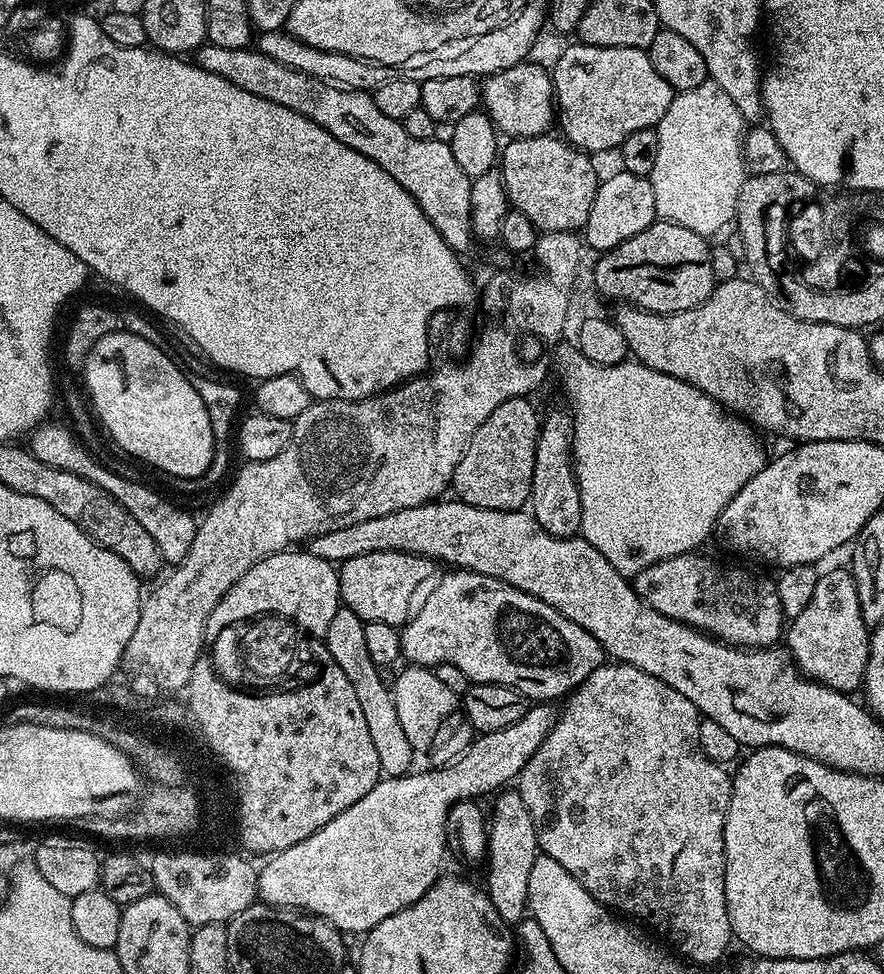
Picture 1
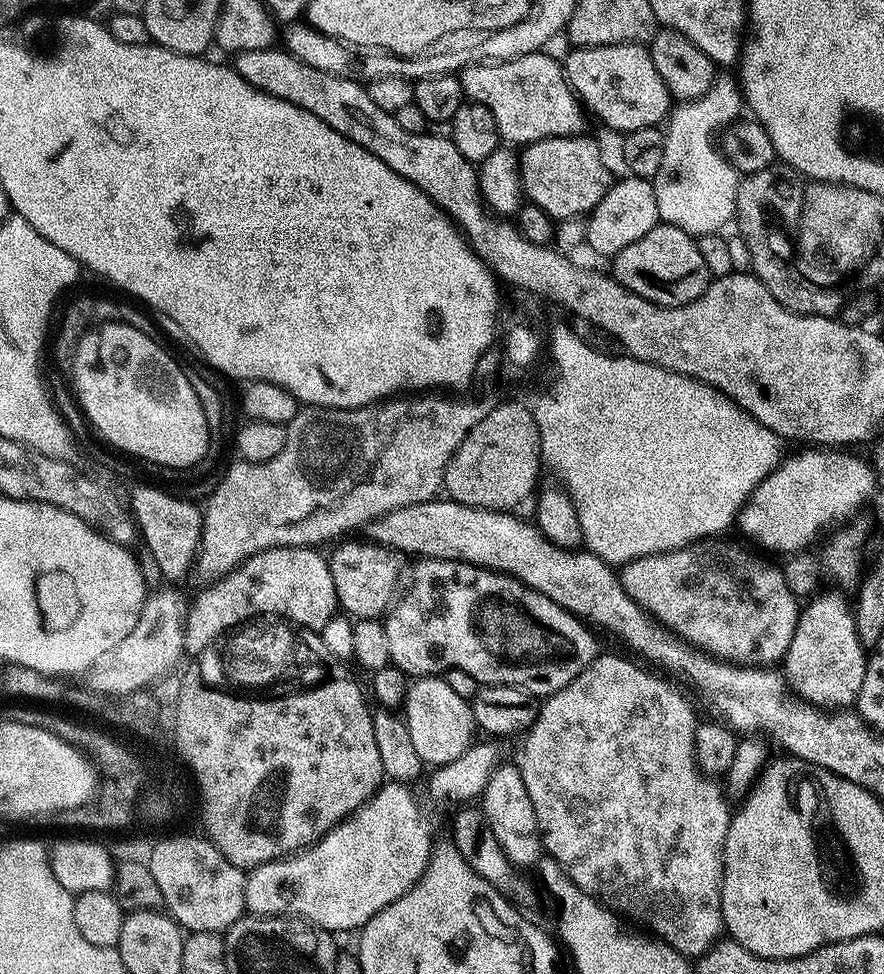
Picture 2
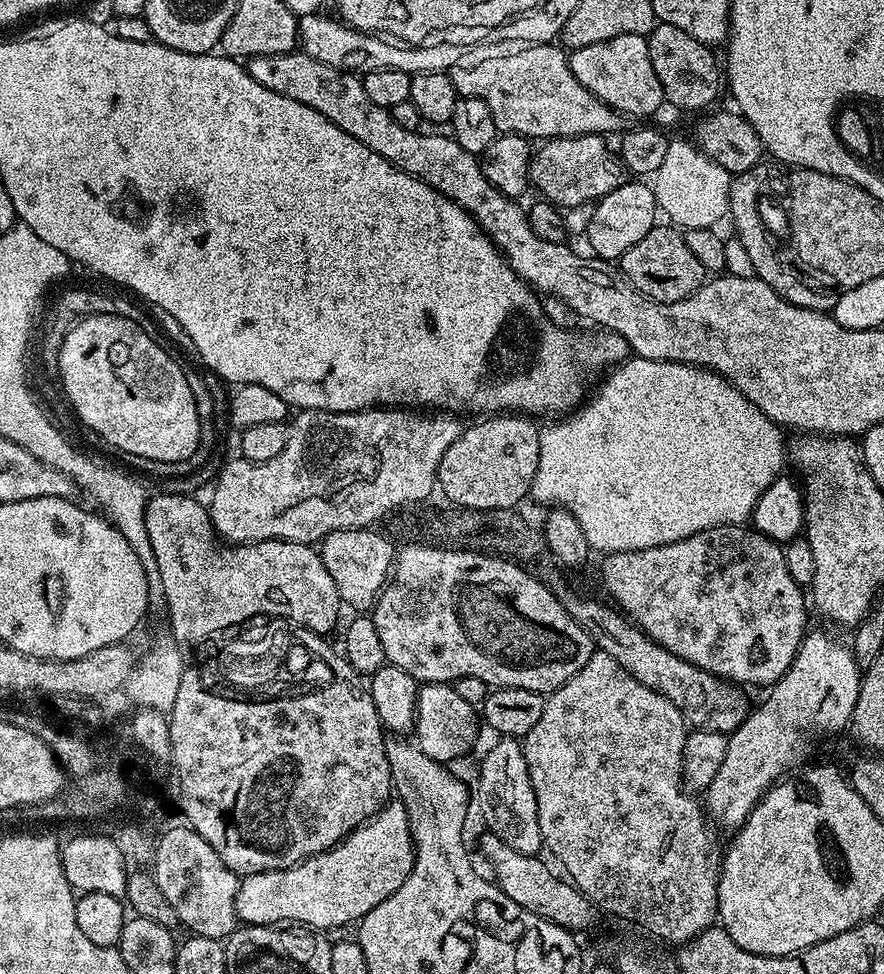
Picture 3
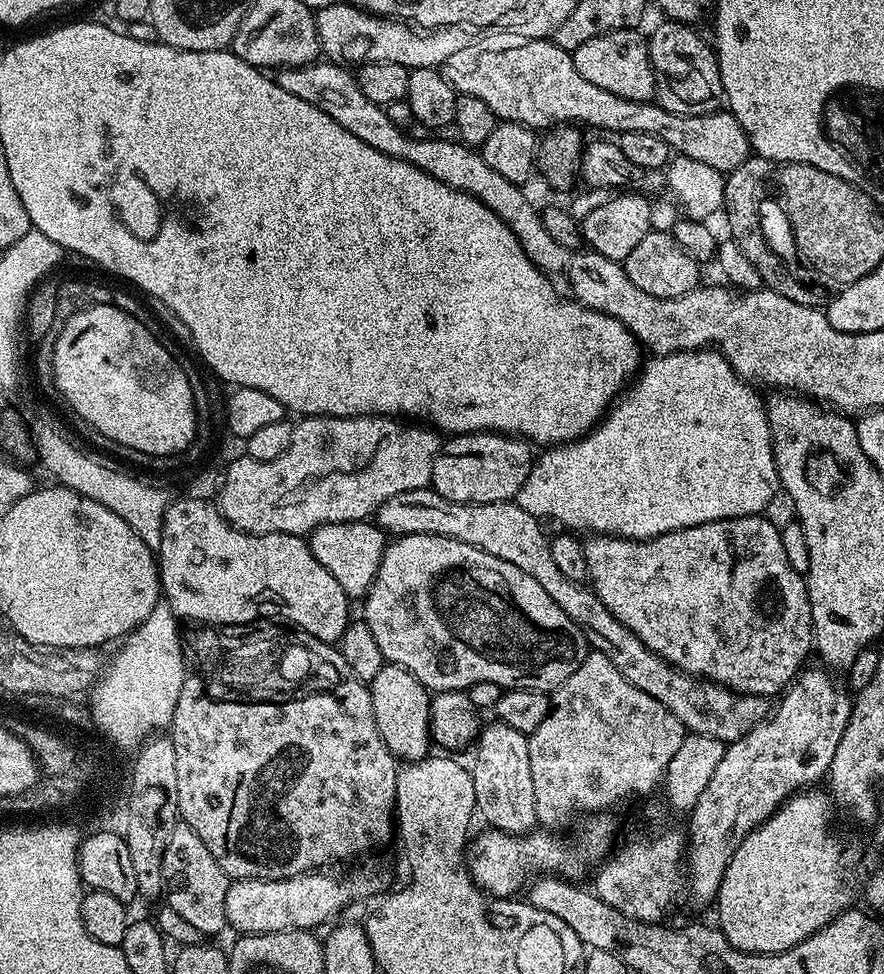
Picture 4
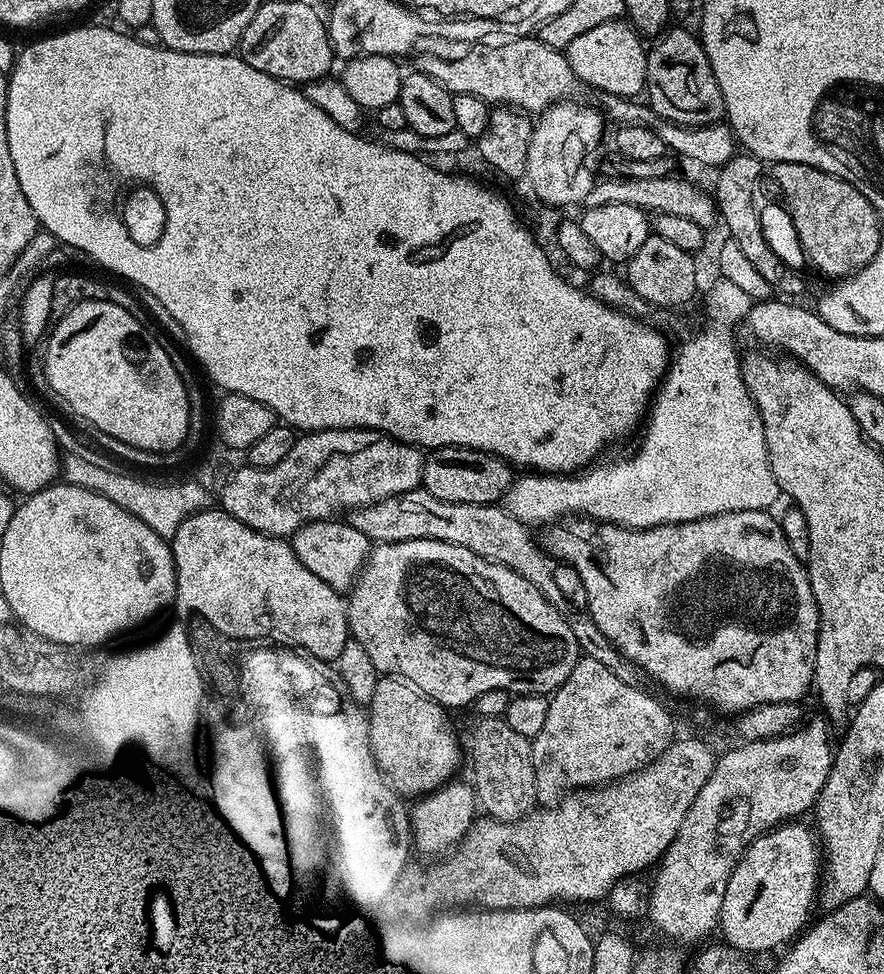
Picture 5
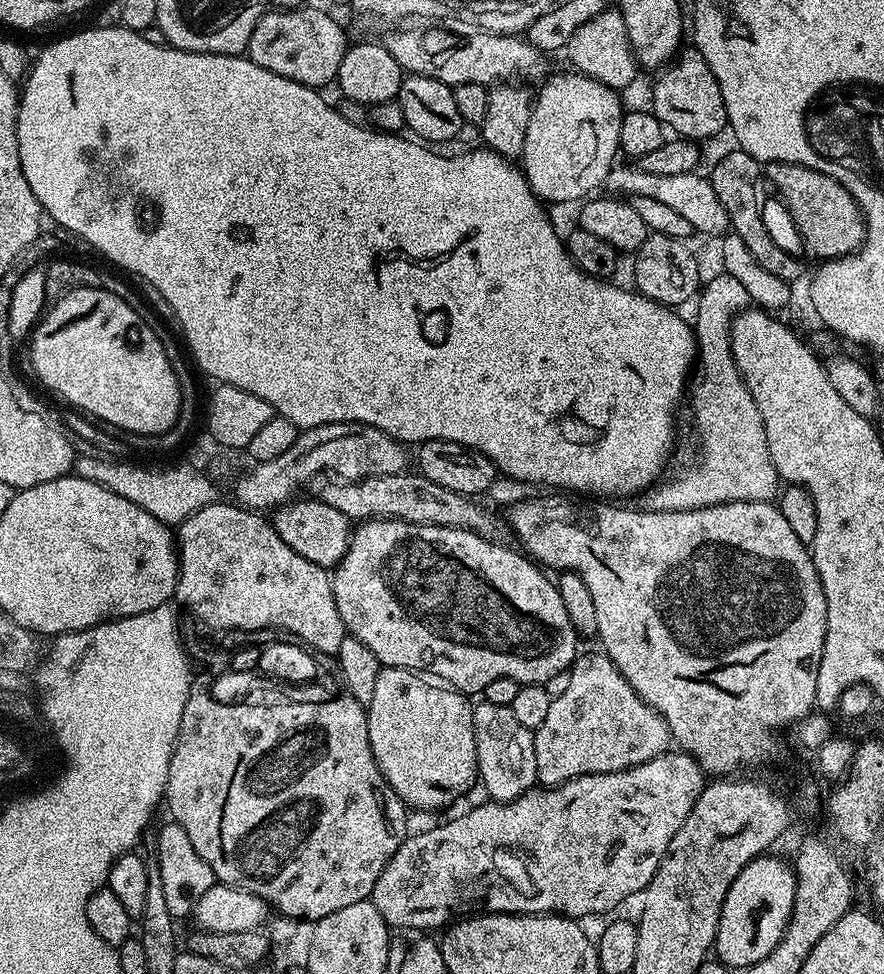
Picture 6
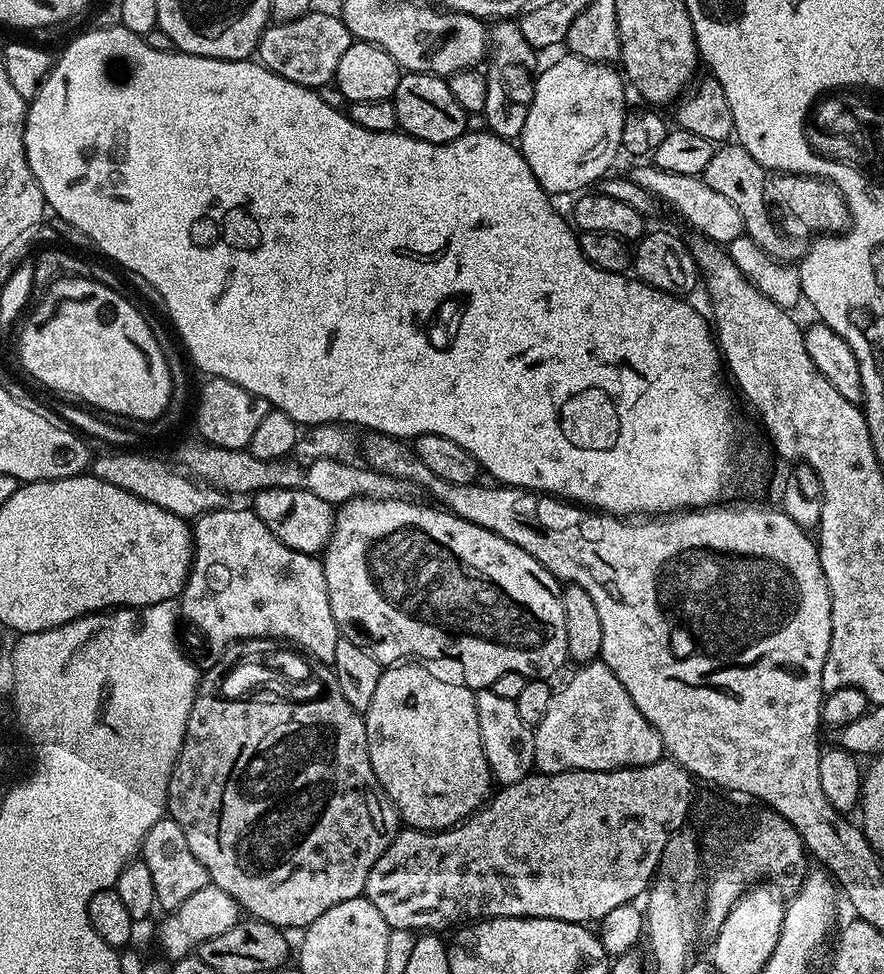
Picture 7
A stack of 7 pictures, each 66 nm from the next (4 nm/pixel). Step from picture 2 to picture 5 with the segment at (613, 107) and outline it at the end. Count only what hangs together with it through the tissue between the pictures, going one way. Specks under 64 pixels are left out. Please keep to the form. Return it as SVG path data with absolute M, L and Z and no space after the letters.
M623 19L602 22L602 26L594 26L594 30L586 30L586 34L574 38L566 49L566 55L570 62L570 70L574 70L577 81L581 85L589 84L597 88L597 93L605 96L626 96L636 98L645 91L648 82L648 54L649 49L644 48L641 33L631 23Z

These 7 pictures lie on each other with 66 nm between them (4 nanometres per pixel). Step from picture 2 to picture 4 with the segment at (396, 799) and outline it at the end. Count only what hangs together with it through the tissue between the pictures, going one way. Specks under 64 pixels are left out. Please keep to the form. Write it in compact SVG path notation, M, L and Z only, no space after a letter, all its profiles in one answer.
M372 868L356 872L340 881L326 873L317 870L285 880L232 880L226 890L227 927L233 928L236 934L246 936L257 936L263 932L316 930L319 924L338 915L351 900L385 891L383 874Z

